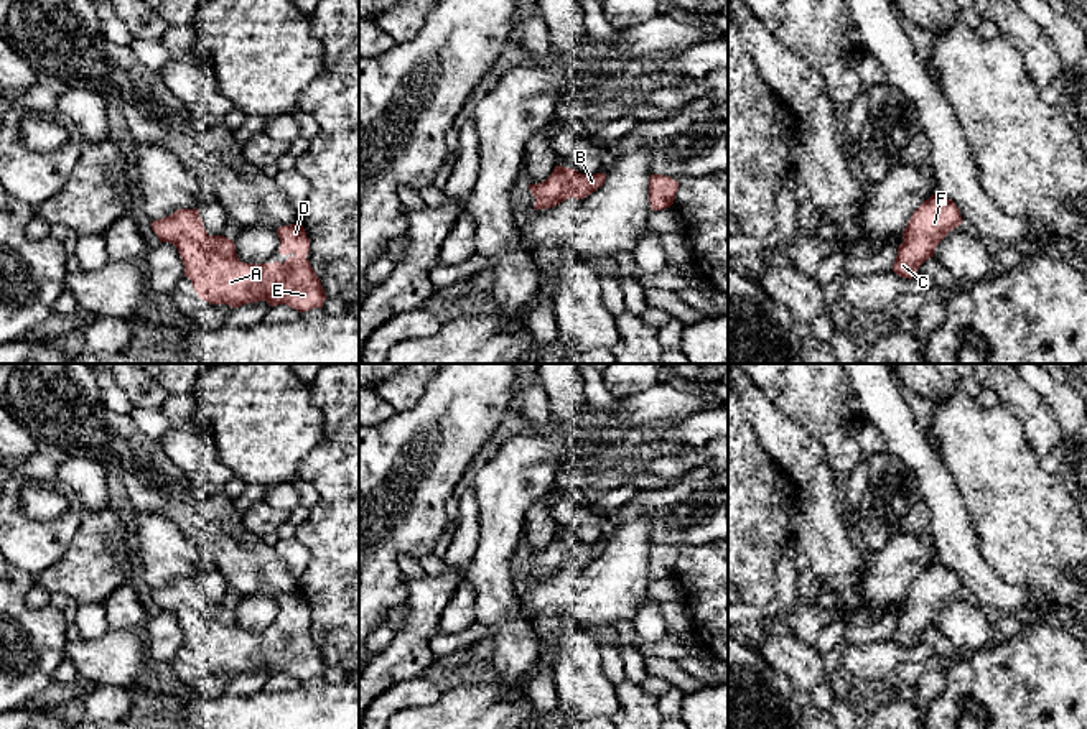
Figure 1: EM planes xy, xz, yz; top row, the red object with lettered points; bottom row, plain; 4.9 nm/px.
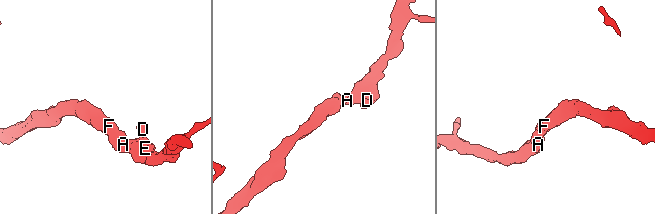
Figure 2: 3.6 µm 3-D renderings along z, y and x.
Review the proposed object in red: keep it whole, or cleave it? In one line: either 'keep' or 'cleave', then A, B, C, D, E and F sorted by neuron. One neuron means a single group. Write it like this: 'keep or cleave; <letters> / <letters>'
keep; A B C D E F

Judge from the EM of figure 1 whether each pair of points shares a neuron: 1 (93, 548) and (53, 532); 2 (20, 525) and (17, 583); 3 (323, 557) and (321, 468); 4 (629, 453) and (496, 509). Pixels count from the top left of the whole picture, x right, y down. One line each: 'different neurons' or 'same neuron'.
1: different neurons
2: different neurons
3: same neuron
4: different neurons

